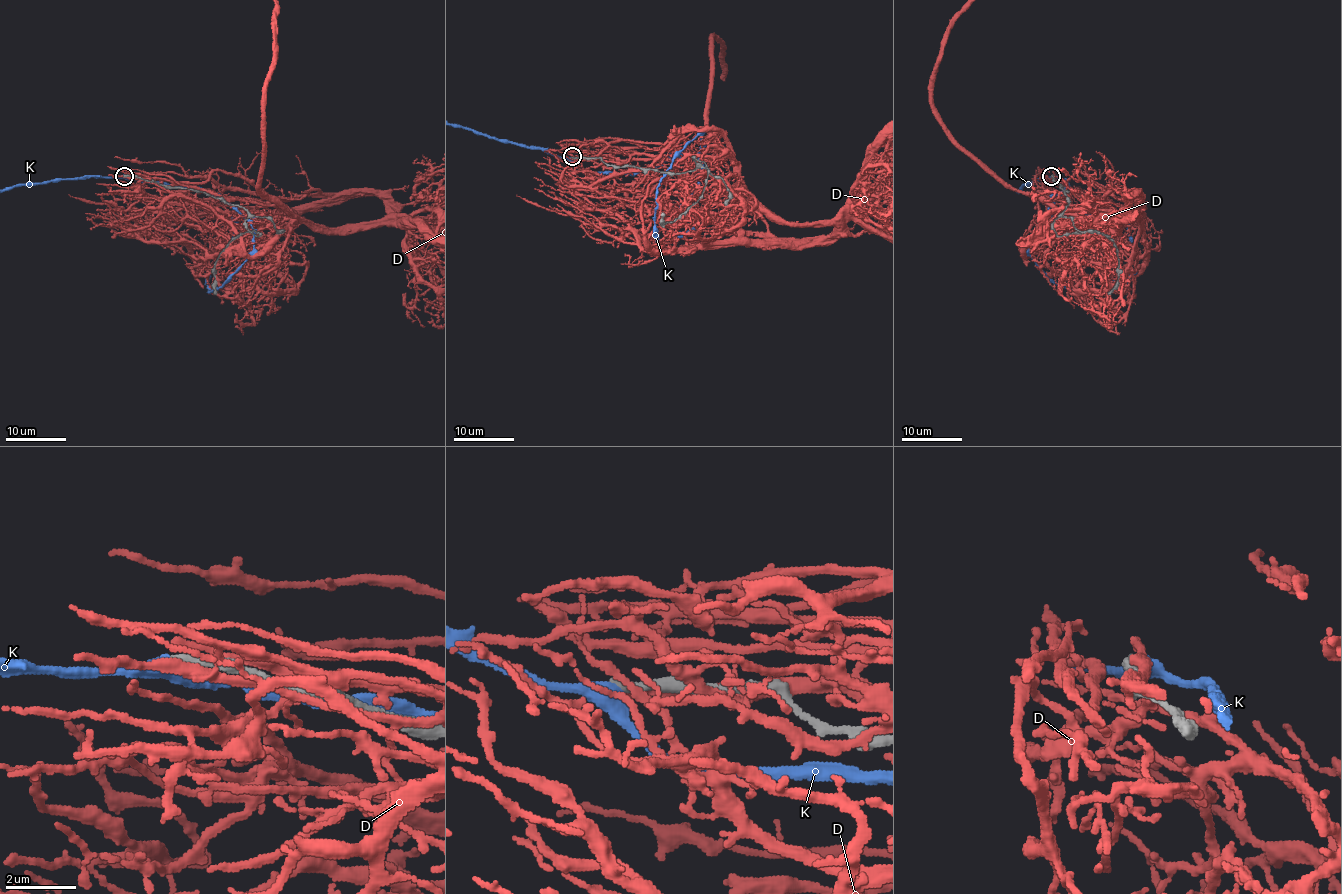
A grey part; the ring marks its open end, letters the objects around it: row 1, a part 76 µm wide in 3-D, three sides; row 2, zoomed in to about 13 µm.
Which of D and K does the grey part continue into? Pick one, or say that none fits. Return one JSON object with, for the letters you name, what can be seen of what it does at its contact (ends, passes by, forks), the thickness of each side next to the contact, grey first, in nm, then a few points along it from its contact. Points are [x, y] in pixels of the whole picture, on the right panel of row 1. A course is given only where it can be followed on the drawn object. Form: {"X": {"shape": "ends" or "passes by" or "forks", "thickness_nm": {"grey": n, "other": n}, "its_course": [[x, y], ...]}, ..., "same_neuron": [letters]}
{"same_neuron": []}

